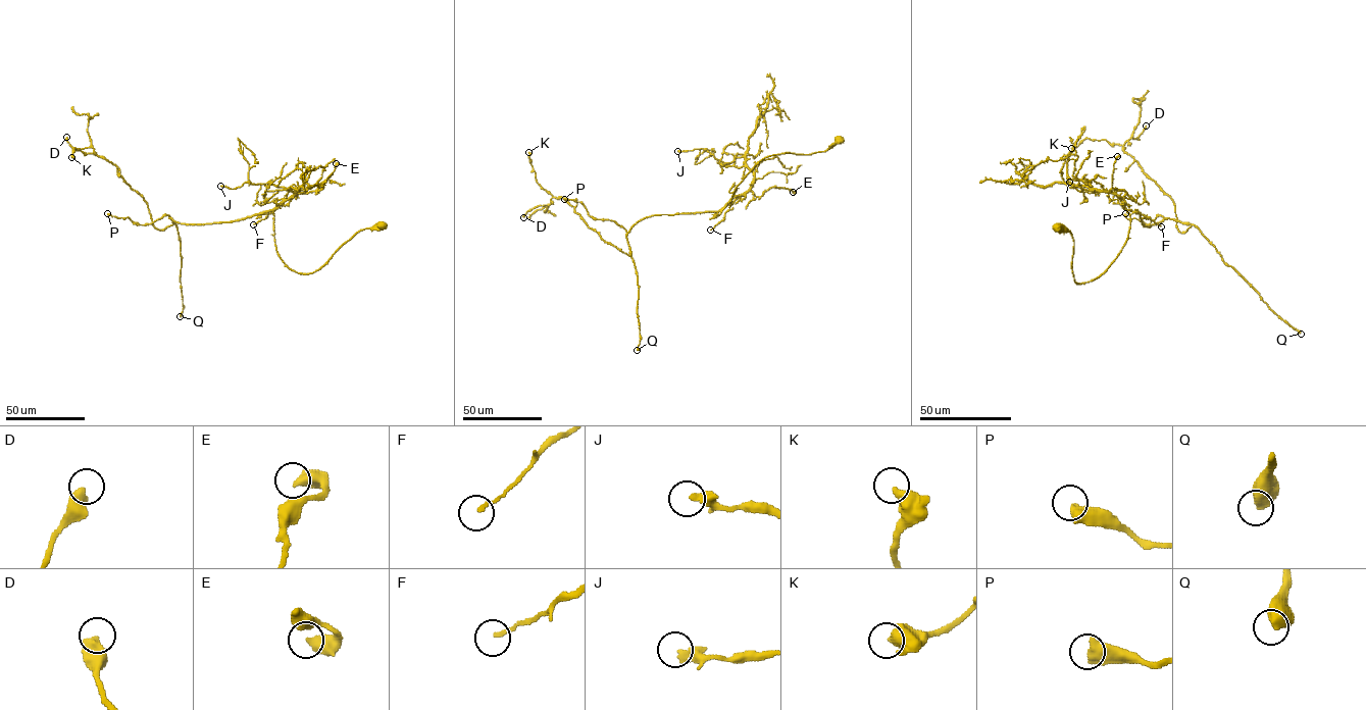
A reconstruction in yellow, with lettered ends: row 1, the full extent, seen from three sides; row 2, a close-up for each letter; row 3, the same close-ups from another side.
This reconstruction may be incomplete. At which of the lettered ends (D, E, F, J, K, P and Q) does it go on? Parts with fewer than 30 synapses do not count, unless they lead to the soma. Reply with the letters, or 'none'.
Q

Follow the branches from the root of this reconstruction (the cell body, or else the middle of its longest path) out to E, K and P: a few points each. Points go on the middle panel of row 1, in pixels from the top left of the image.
E: (840, 139), (824, 151), (764, 157), (737, 186), (730, 203), (750, 191), (758, 197), (771, 188), (793, 192)
K: (840, 139), (824, 151), (764, 157), (718, 211), (640, 219), (626, 236), (629, 255), (541, 186), (528, 152)
P: (840, 139), (824, 151), (764, 157), (718, 211), (653, 215), (627, 233), (564, 199)

